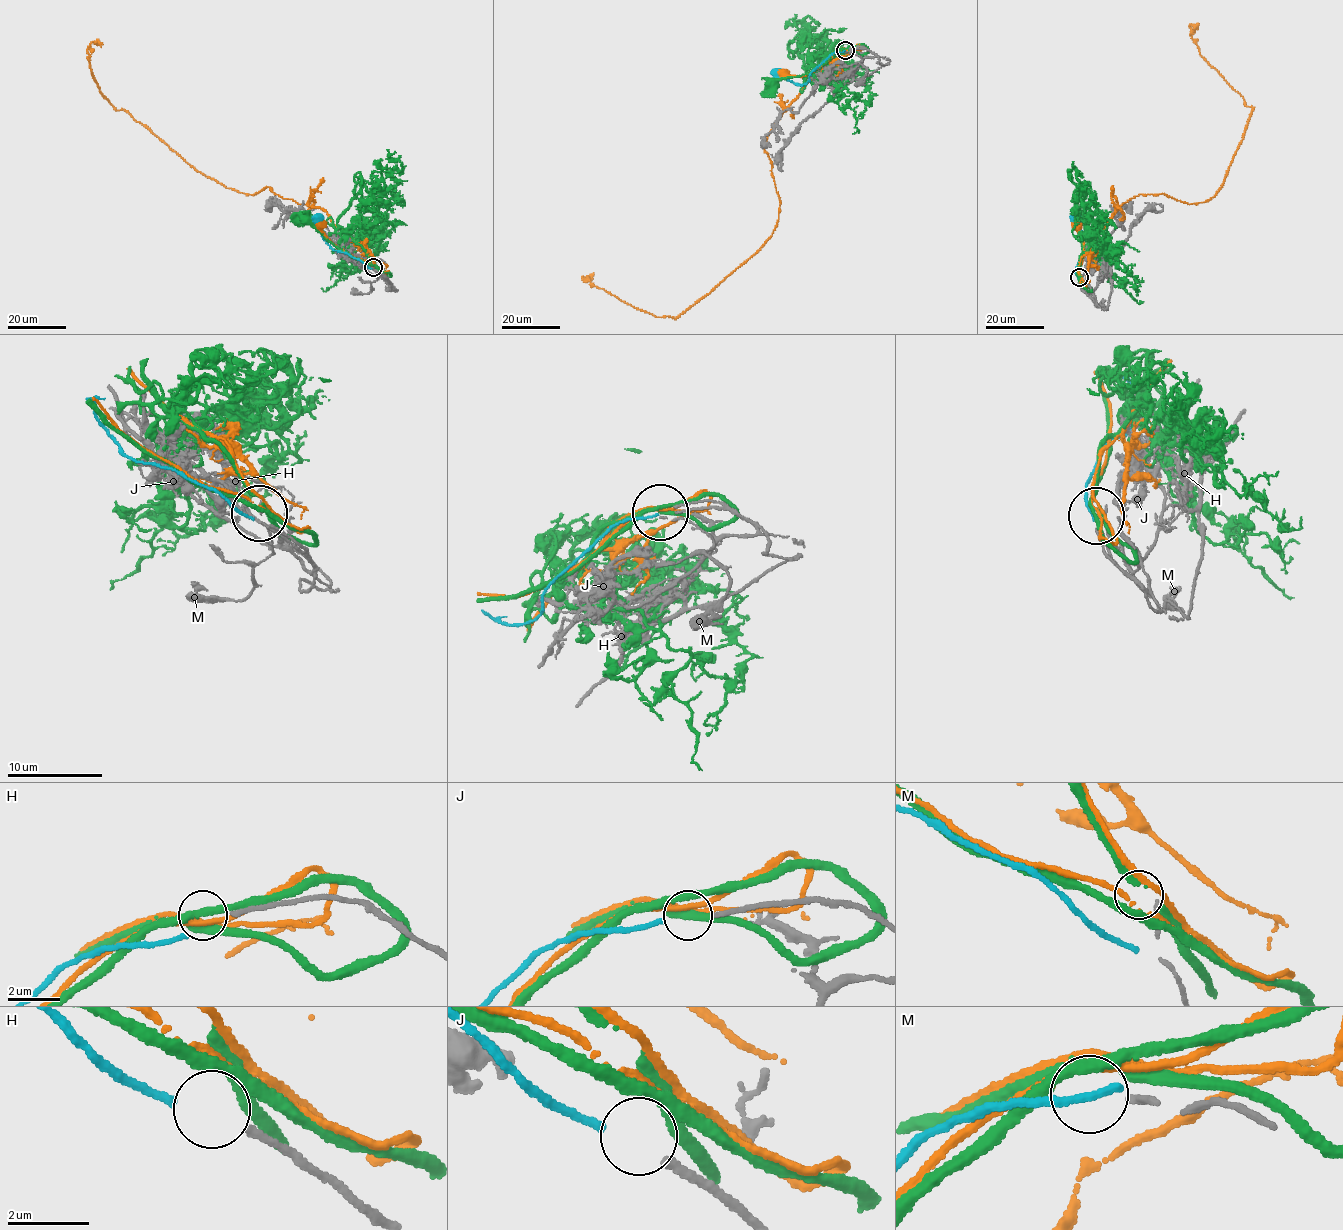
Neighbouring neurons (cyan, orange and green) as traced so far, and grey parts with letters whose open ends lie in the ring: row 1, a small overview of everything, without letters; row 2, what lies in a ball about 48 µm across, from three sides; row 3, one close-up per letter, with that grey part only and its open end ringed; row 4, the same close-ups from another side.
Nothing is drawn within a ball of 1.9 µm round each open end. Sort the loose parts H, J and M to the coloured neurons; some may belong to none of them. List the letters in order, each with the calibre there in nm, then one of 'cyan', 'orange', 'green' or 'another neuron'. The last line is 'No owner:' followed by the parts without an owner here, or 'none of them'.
H: 170 nm thick; another neuron
J: 200 nm thick; cyan
M: 190 nm thick; another neuron
No owner: H, M

